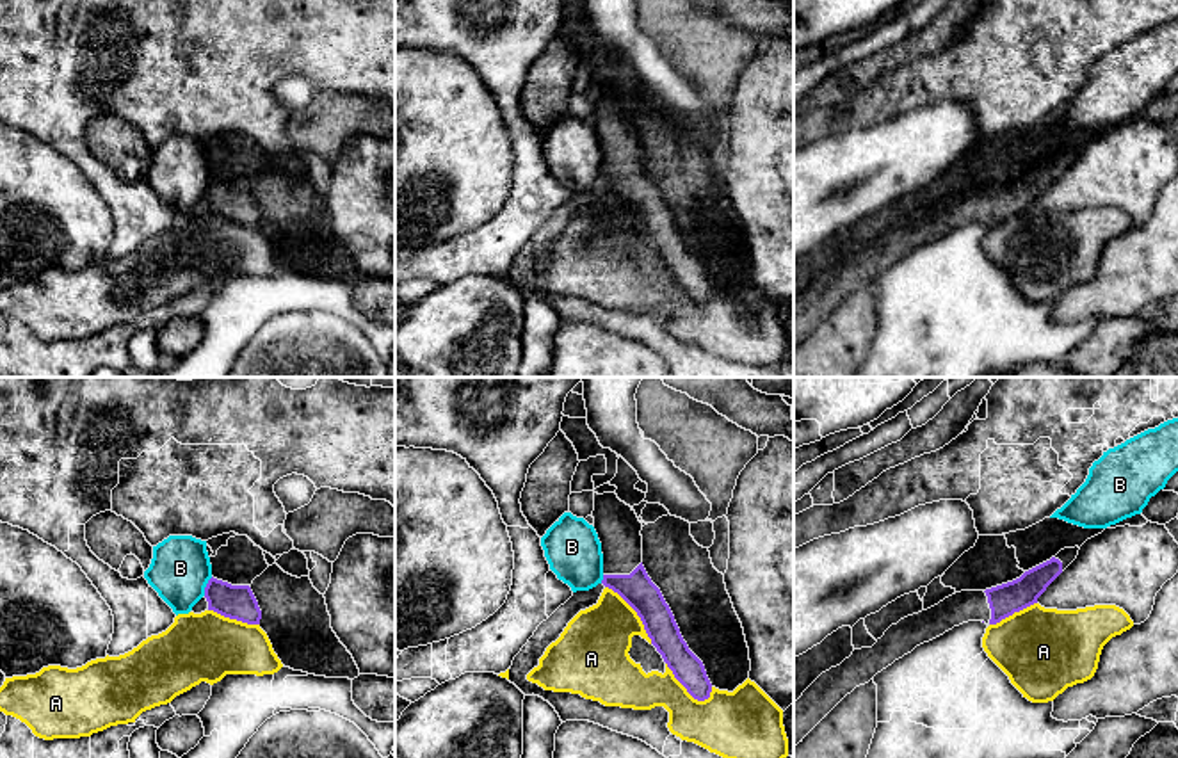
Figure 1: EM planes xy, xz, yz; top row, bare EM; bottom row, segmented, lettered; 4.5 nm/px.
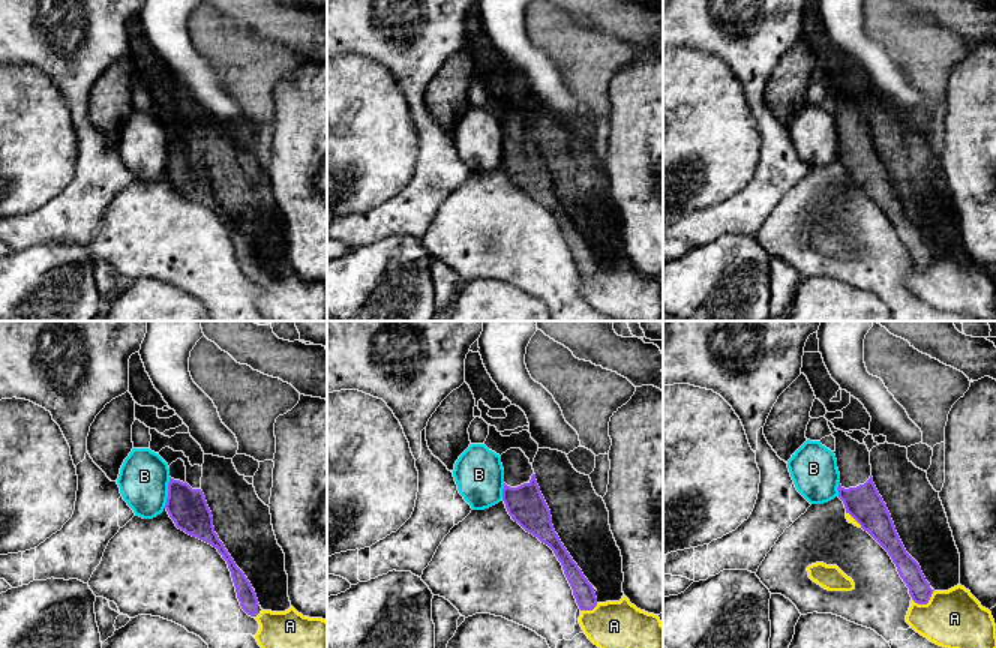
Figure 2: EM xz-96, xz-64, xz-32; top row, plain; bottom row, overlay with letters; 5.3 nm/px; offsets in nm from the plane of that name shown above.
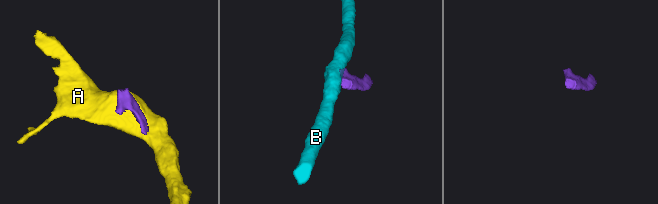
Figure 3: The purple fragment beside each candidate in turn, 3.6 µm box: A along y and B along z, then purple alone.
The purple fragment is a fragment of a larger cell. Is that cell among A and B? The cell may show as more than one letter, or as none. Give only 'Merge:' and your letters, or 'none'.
Merge: none

